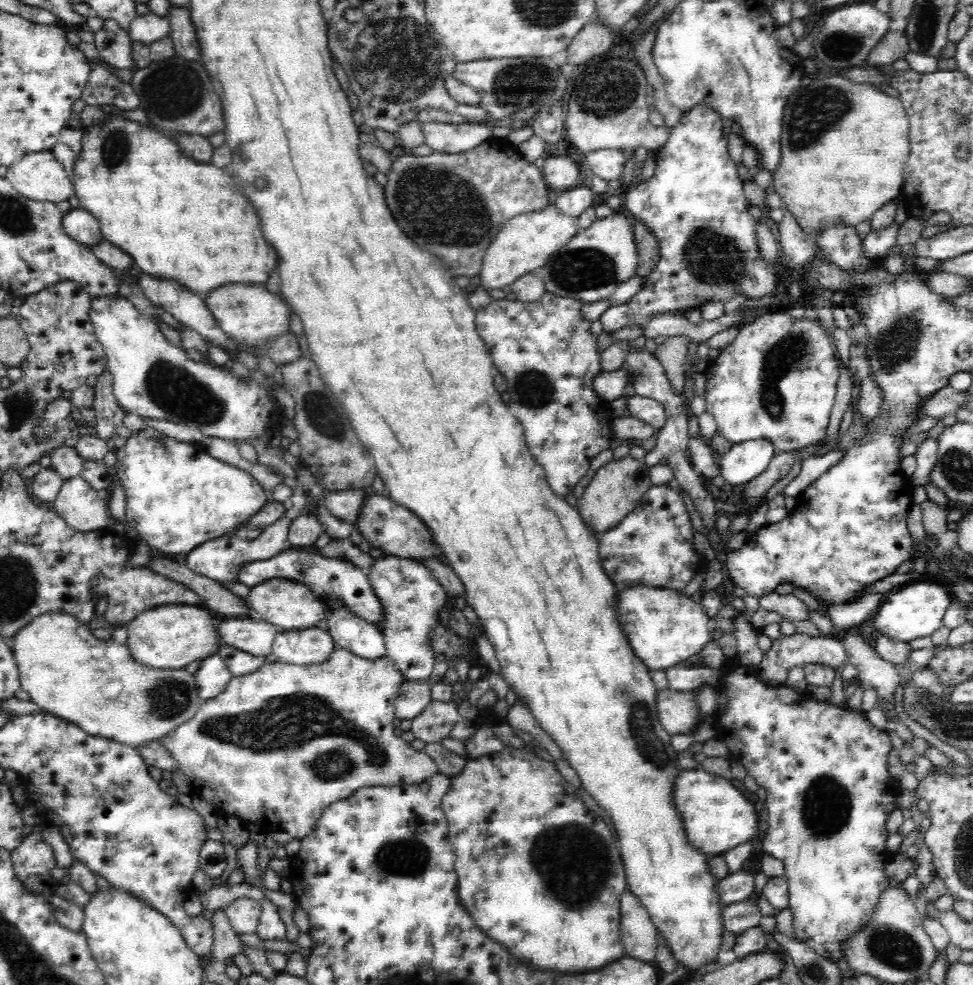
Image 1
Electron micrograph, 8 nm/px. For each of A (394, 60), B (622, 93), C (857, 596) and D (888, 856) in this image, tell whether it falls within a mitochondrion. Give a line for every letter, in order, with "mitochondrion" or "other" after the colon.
A: mitochondrion
B: mitochondrion
C: other
D: other

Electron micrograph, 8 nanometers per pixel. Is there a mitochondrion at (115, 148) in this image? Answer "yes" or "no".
yes

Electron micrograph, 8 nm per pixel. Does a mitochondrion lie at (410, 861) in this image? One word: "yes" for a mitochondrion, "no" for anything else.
yes

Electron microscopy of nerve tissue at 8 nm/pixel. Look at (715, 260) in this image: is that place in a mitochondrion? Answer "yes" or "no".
yes

